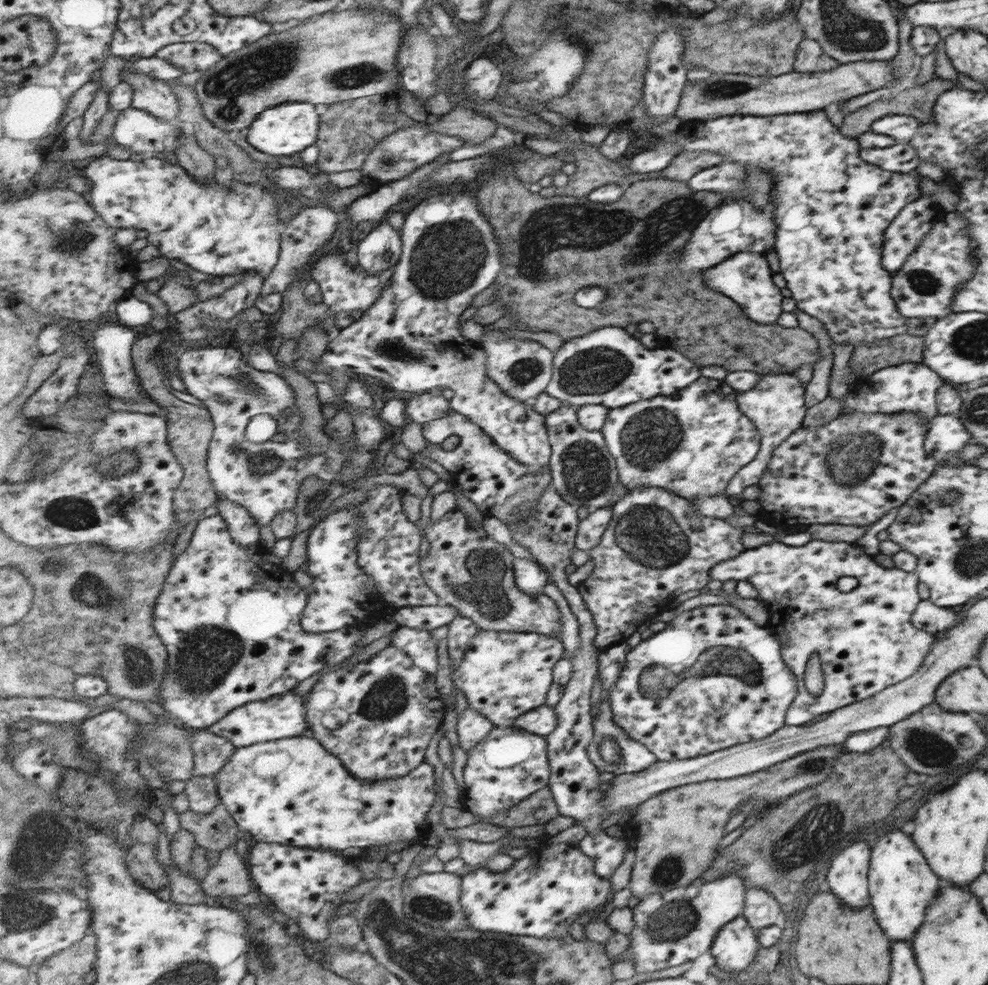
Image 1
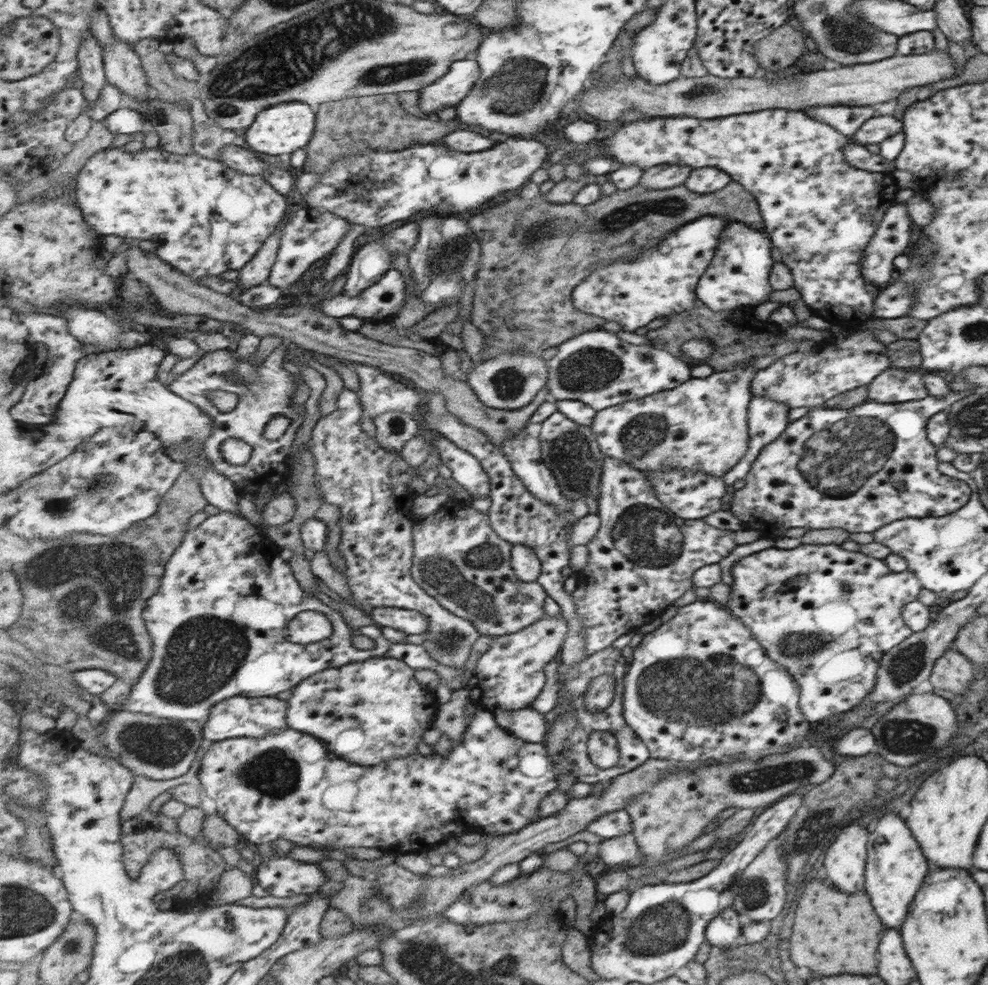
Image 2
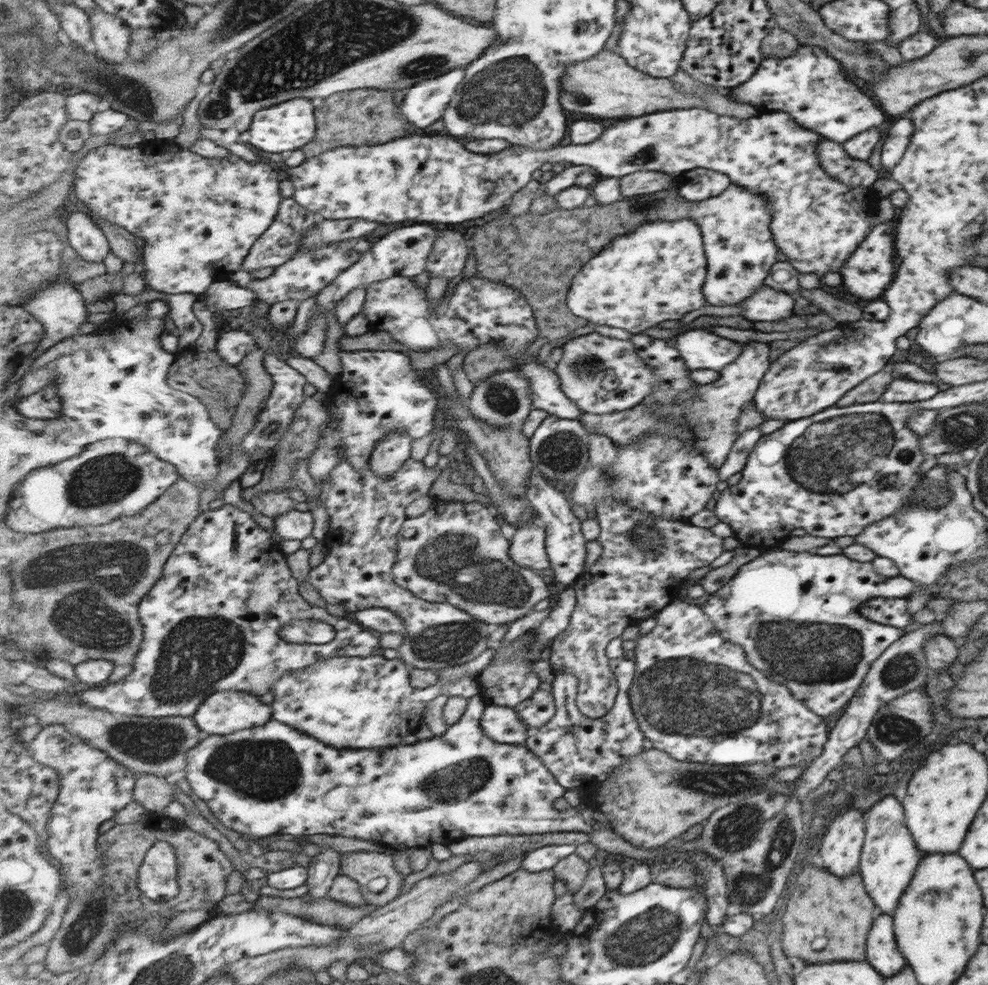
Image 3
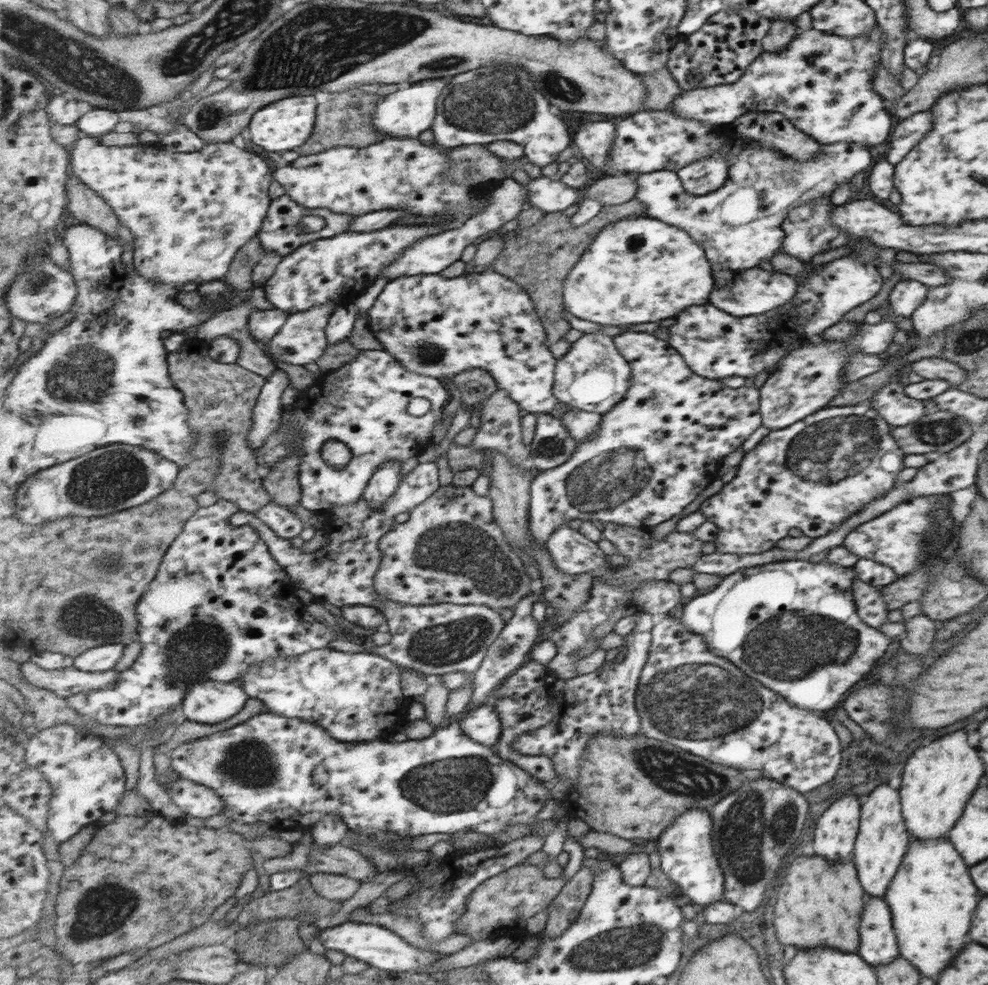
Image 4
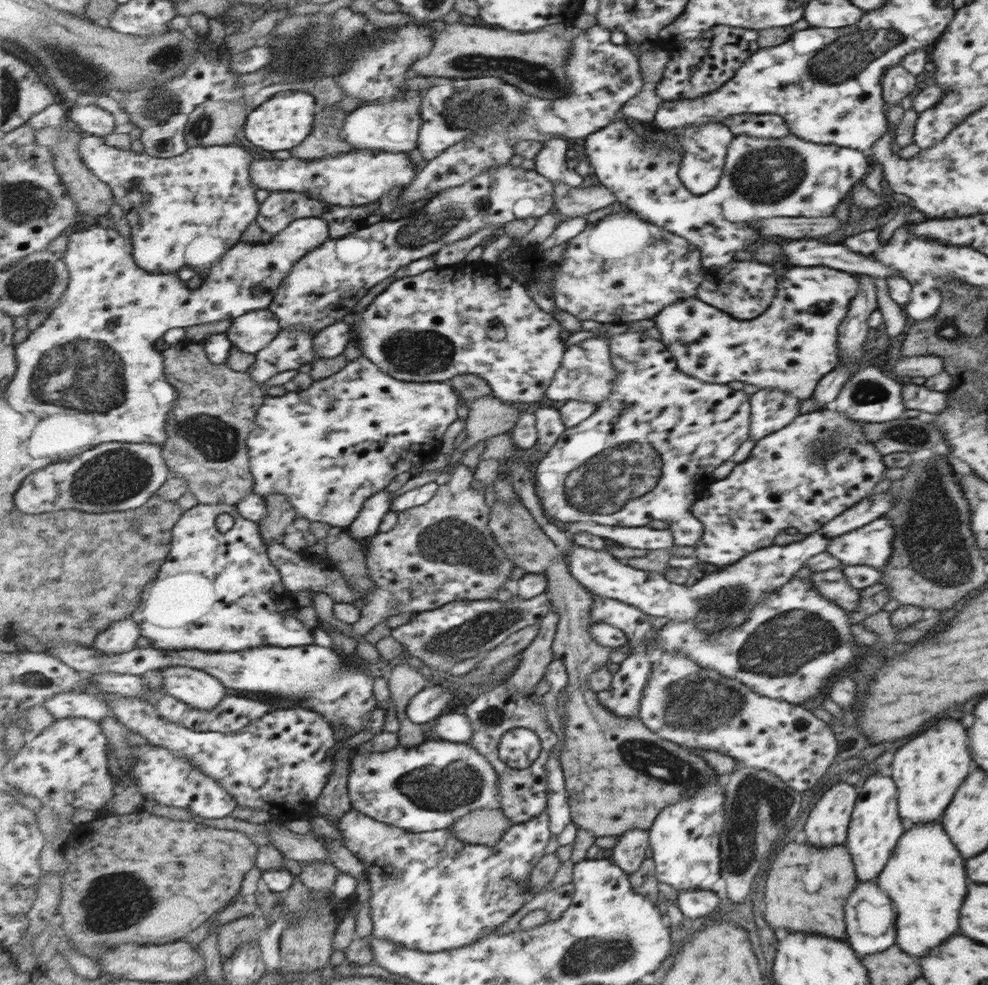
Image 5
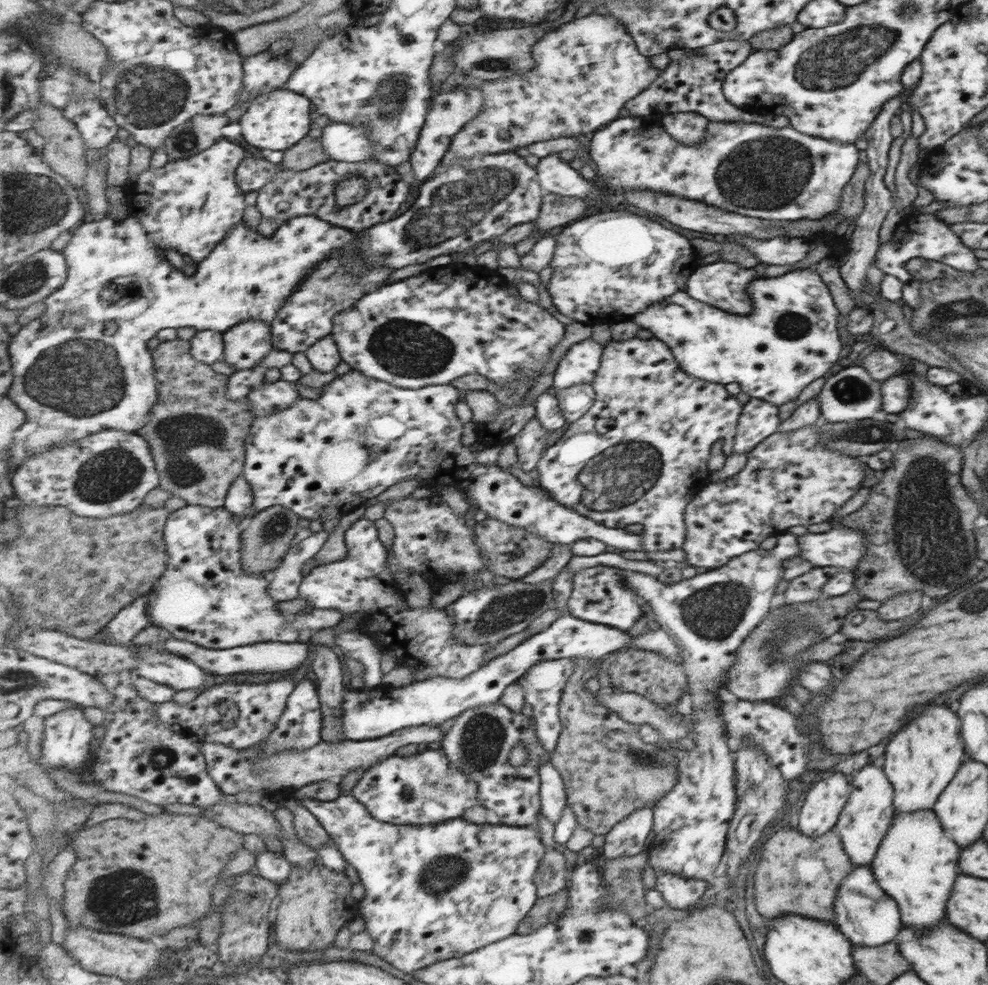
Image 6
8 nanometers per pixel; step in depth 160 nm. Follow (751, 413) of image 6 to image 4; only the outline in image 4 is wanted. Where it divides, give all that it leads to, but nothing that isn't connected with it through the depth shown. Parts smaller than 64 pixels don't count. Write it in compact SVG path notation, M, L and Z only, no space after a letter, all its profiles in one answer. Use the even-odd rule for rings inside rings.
M888 318L878 324L861 324L855 335L845 341L821 340L818 344L806 344L788 352L758 389L761 426L771 430L783 429L827 407L845 386L845 382L842 382L842 370L848 356L851 353L877 355L889 350L893 333L897 330L895 325Z

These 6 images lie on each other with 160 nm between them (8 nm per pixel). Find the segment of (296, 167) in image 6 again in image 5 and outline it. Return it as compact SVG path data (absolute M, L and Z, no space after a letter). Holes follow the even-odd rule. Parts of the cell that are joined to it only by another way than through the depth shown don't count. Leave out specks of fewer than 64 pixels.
M330 108L327 110L329 112L316 114L313 132L299 146L290 150L291 156L303 160L317 160L355 150L354 144L339 137L340 130L332 125L333 111Z

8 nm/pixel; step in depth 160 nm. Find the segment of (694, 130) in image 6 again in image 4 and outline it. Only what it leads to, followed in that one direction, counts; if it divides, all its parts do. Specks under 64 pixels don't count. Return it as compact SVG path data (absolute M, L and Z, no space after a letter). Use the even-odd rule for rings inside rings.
M711 153L685 165L676 175L690 195L704 195L717 190L727 180L728 162L721 153Z

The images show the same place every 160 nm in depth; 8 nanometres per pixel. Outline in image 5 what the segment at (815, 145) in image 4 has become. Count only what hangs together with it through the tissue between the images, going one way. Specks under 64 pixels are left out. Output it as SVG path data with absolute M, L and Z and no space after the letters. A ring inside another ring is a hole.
M750 114L725 117L721 122L733 136L749 135L755 138L781 138L791 135L788 126L776 114Z

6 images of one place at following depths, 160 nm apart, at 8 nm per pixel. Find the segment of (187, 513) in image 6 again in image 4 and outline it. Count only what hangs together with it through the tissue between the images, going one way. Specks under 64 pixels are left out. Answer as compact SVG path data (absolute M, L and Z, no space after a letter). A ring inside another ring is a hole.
M218 499L216 503L210 506L201 507L185 523L184 529L177 535L171 546L167 548L167 554L163 558L163 563L160 565L159 574L157 574L153 586L149 586L149 590L145 590L137 607L137 618L140 622L138 634L141 642L141 651L138 658L131 667L120 673L120 679L117 683L105 689L95 688L93 690L86 690L85 692L67 698L69 704L80 716L88 716L93 720L98 720L101 724L108 724L109 726L141 726L143 724L153 723L157 718L163 716L163 714L175 710L179 705L182 706L184 696L187 694L189 687L193 686L193 683L197 681L213 679L219 682L238 684L238 680L245 673L248 673L251 665L268 661L281 655L299 657L312 650L327 648L329 642L339 638L357 641L357 638L348 632L344 631L341 635L335 633L329 626L325 626L325 624L313 619L313 616L307 612L305 606L300 605L295 595L296 587L292 587L291 584L291 577L287 576L285 568L281 564L277 564L277 560L269 554L269 548L265 544L265 539L260 535L256 527L252 524L233 527L229 523L229 516L233 516L233 514L240 513L241 511L242 508L238 507L236 503L225 499Z

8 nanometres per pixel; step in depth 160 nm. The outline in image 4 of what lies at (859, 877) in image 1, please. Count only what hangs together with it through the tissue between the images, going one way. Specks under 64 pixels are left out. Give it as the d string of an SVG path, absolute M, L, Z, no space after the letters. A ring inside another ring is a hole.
M841 796L831 802L813 826L815 855L837 863L851 861L859 820L859 802L855 796Z

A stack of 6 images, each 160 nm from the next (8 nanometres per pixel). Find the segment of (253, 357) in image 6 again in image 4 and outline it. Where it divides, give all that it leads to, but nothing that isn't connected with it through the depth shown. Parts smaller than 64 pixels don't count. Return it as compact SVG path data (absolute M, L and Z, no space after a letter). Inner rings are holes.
M279 308L253 310L249 318L249 329L257 343L270 343L284 329L290 314Z

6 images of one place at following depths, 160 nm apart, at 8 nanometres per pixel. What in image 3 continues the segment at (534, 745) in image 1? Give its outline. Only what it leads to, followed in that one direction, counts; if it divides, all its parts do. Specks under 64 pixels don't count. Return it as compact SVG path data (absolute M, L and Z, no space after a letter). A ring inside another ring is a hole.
M475 695L470 698L469 706L459 722L448 727L443 736L425 738L414 744L399 744L381 750L349 750L328 746L312 735L305 734L305 731L297 730L295 727L286 725L284 722L273 718L266 725L257 725L253 728L243 729L227 736L209 735L199 746L195 746L189 752L189 762L184 777L190 783L192 790L211 809L215 818L226 827L237 831L239 834L250 834L257 838L276 834L292 834L293 836L315 836L315 834L328 834L335 836L347 836L358 840L375 840L382 844L405 844L408 847L425 847L435 843L447 845L449 842L465 838L465 836L497 836L504 835L534 835L548 832L593 832L598 828L608 828L614 832L612 822L604 812L594 811L579 804L574 810L559 811L553 808L553 804L567 789L549 771L545 763L531 751L525 744L511 745L495 742L487 737L481 726L481 717L487 706L484 696Z

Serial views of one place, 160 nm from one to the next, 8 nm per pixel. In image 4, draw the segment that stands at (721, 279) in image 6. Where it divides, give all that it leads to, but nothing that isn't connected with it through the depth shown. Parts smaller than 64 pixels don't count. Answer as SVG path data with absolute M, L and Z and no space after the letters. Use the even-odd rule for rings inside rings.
M758 267L743 270L739 280L723 288L713 288L709 304L730 316L743 317L760 315L779 306L785 306L797 290L798 278L792 272L767 272Z

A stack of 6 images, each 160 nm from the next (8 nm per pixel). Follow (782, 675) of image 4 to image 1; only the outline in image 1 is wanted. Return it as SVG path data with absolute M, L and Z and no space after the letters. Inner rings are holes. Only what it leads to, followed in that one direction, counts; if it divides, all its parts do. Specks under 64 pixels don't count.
M811 539L795 548L776 541L745 549L736 557L718 562L708 570L708 577L719 582L745 580L756 590L756 600L767 610L766 625L773 628L779 642L784 642L781 643L781 658L796 676L798 691L785 716L785 724L791 726L811 726L817 718L825 718L832 710L871 697L911 677L920 668L934 639L933 633L917 630L911 623L912 613L919 604L915 573L901 572L897 567L881 568L873 562L872 556L853 543ZM841 576L853 576L857 585L851 591L839 591L835 582ZM813 654L817 656L823 674L823 689L819 695L810 694L803 686L804 665Z

